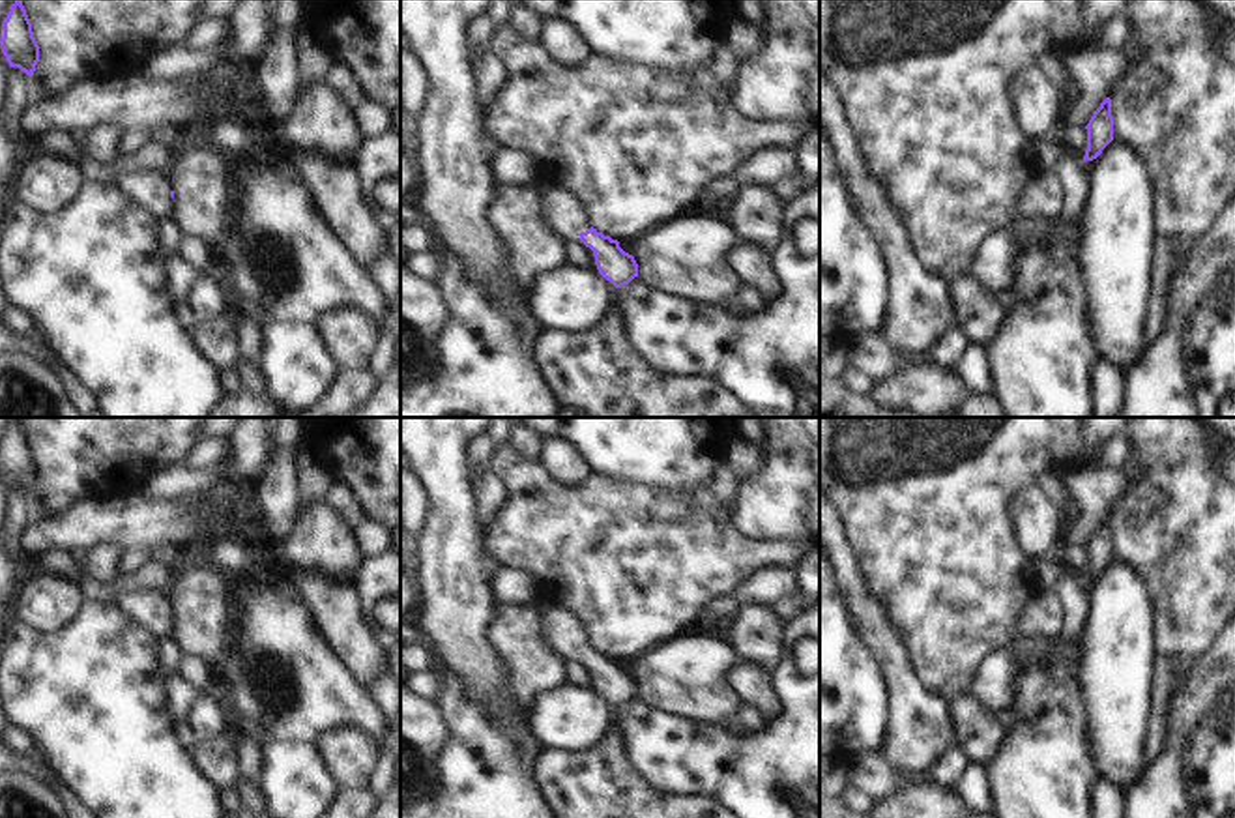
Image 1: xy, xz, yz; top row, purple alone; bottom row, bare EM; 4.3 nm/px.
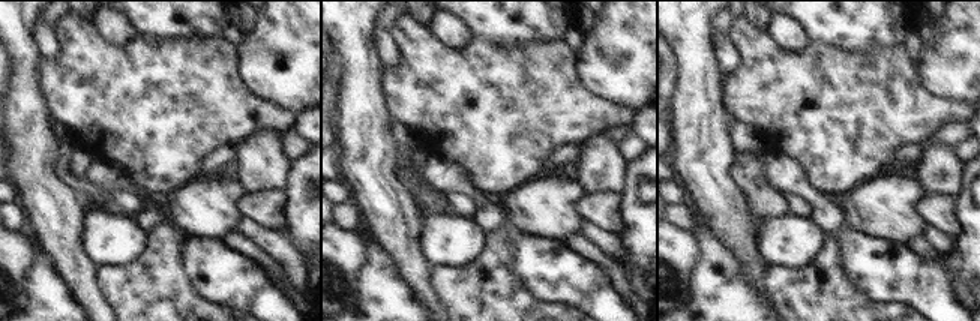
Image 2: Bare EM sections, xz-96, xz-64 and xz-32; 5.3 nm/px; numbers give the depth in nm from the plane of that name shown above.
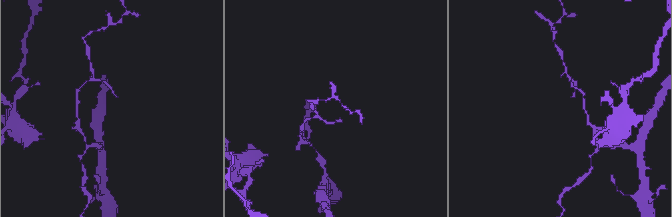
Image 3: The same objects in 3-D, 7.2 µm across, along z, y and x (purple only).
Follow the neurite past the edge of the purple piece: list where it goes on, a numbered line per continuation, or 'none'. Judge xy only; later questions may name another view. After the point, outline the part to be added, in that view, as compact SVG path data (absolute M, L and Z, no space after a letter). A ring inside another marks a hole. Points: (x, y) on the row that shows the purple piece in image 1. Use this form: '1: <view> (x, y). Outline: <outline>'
1: xy (150, 188). Outline: M137 170L116 176L114 183L133 200L140 202L157 219L172 219L172 185L159 170Z

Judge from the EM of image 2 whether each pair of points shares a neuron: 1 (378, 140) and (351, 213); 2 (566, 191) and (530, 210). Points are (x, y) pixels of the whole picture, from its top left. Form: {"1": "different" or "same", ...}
{"1": "different", "2": "same"}

